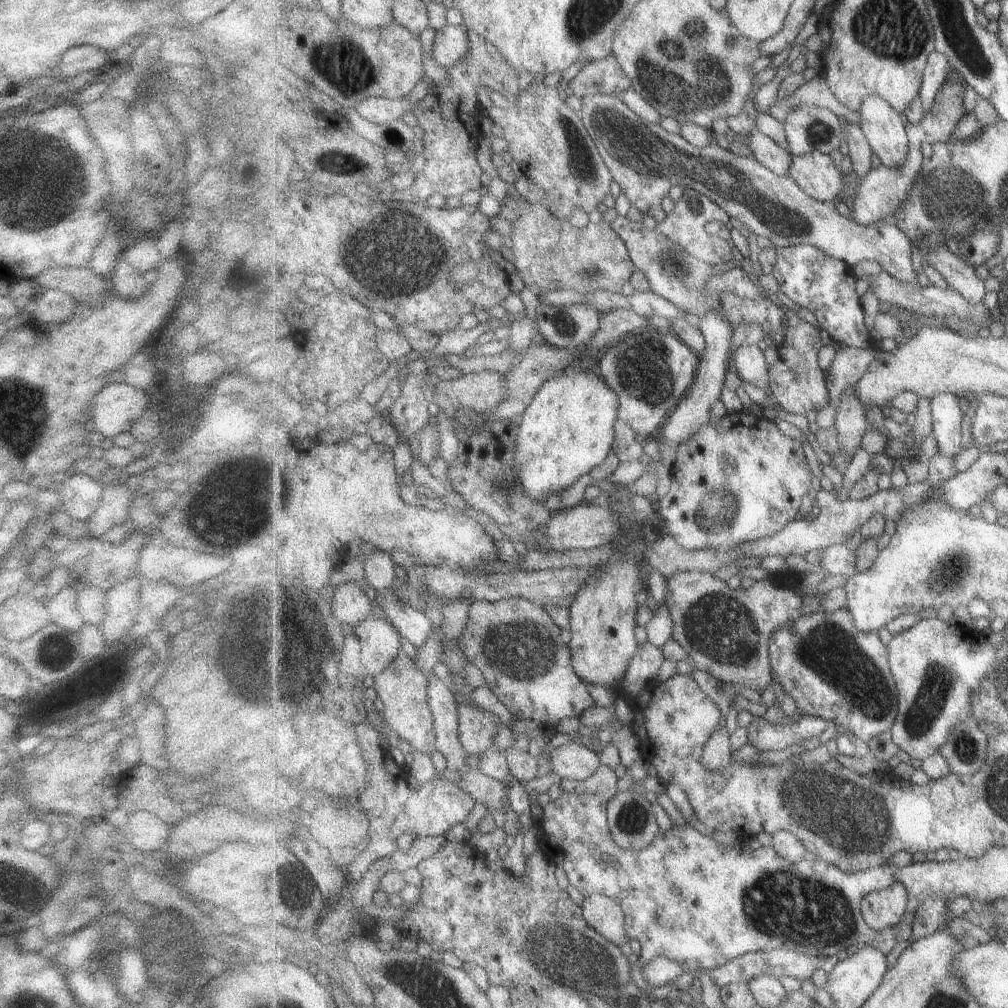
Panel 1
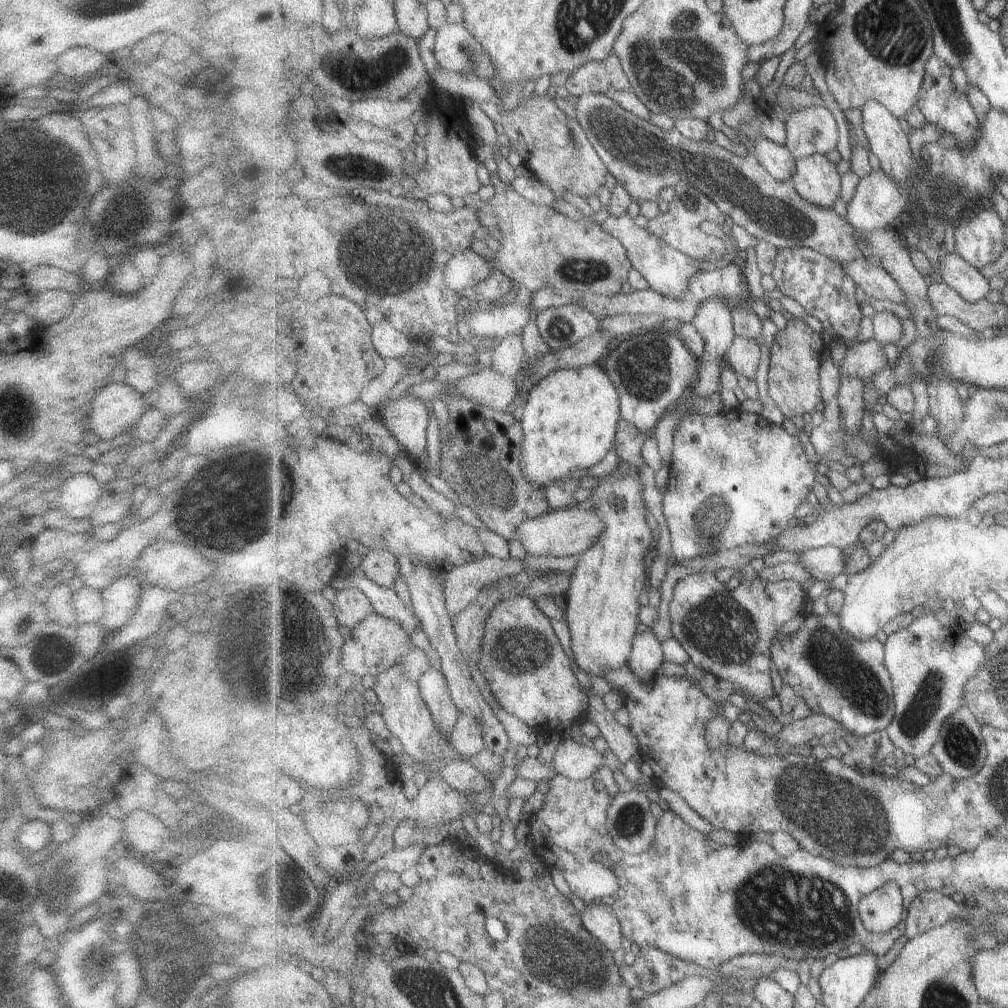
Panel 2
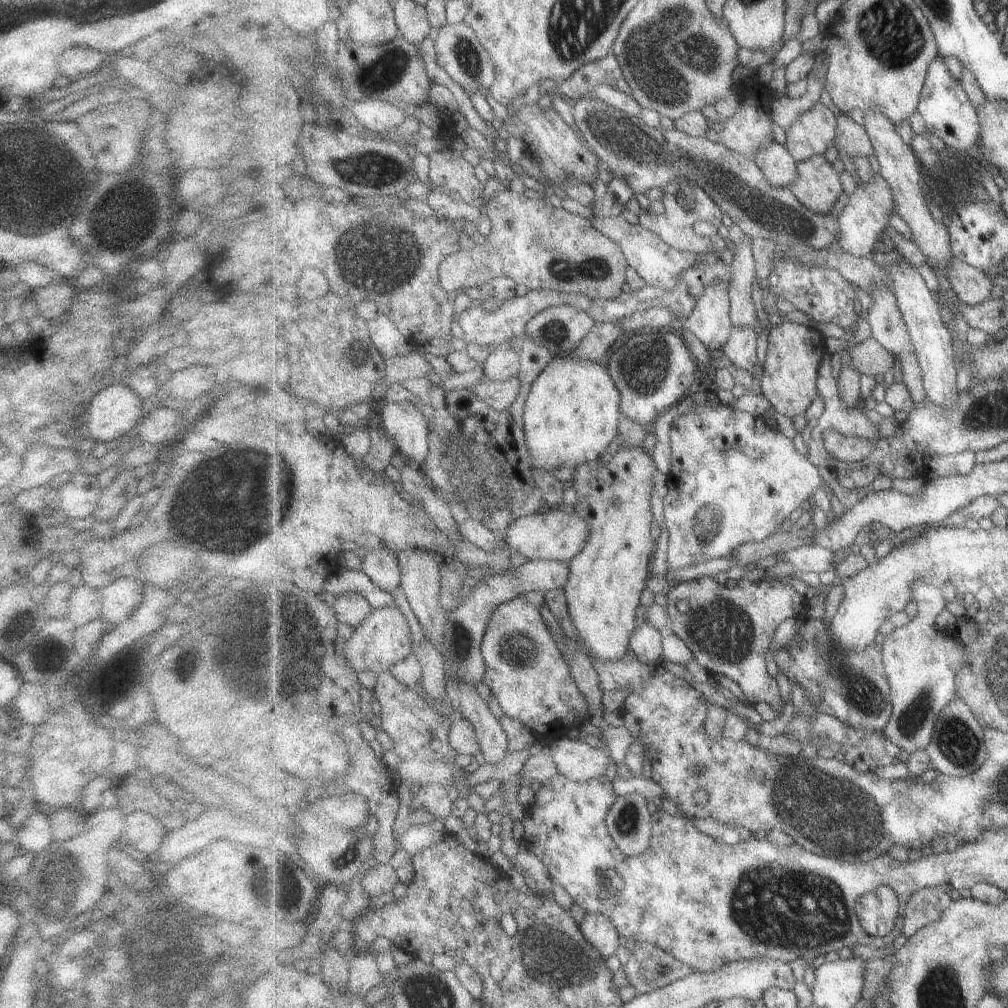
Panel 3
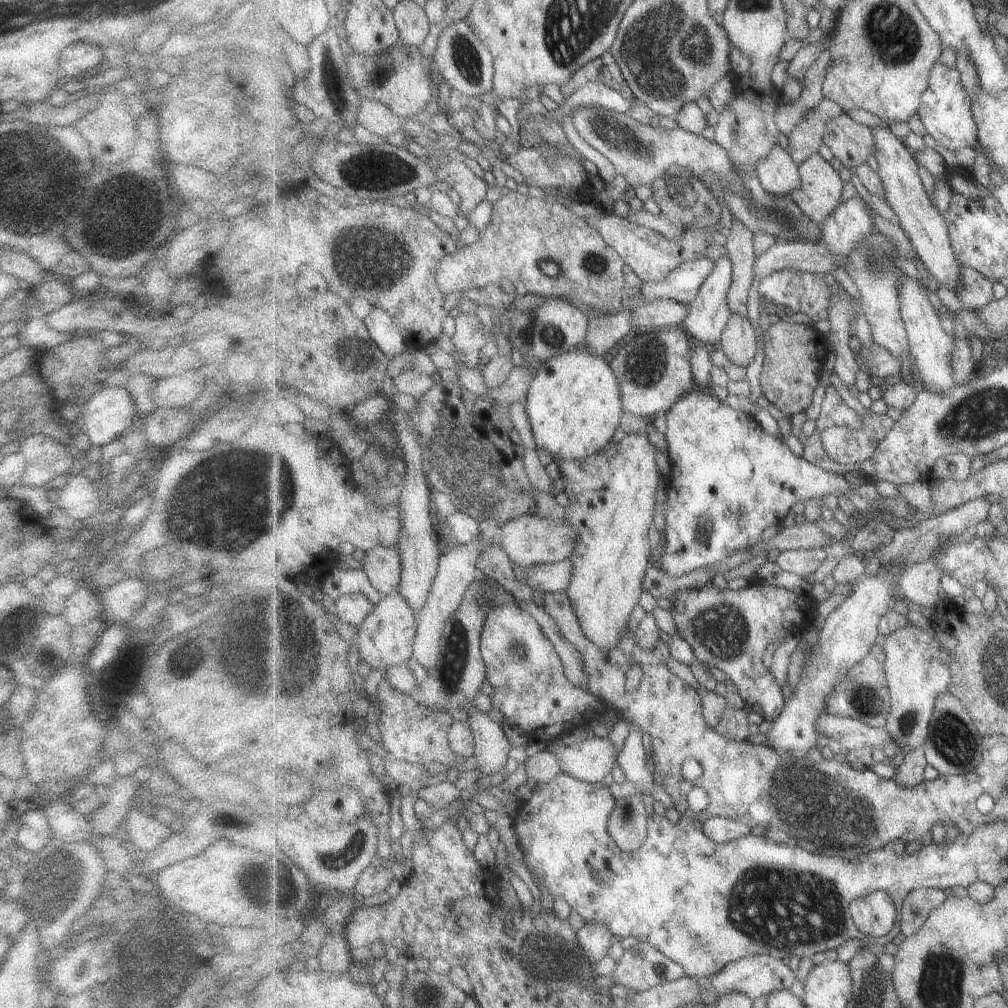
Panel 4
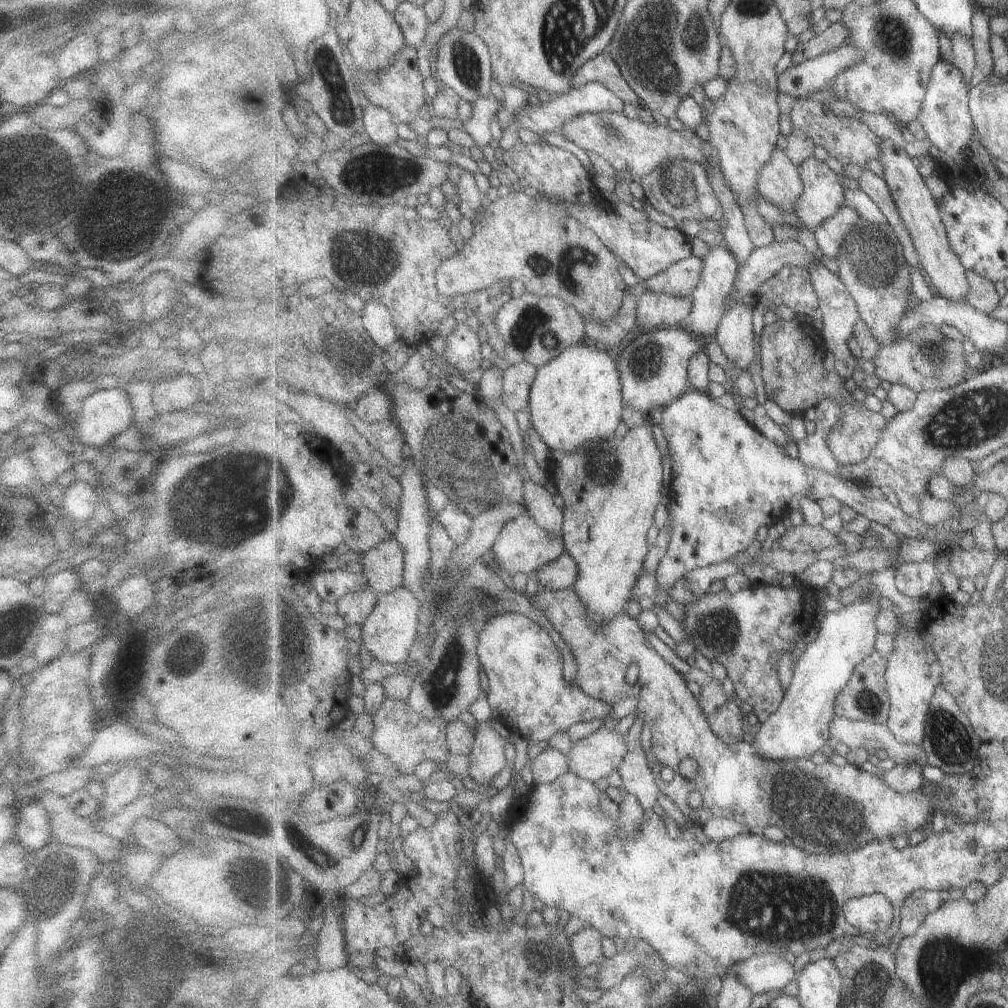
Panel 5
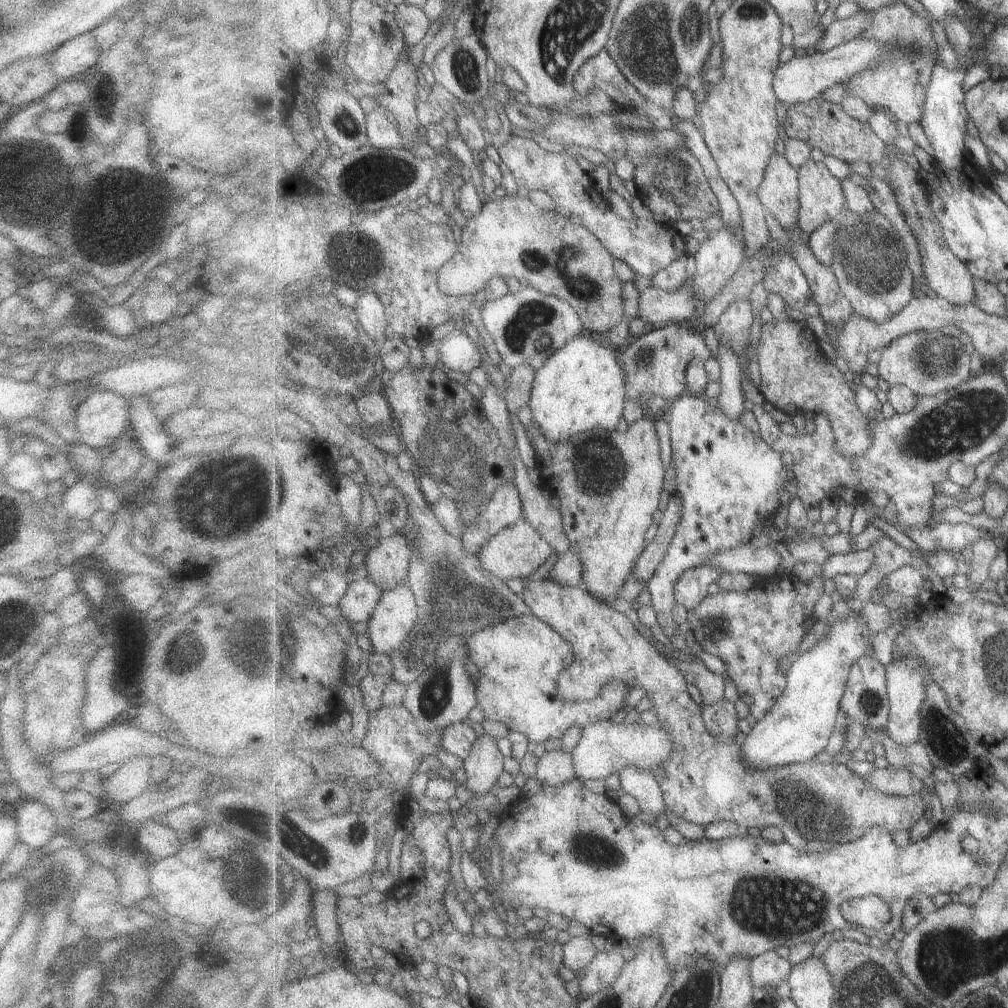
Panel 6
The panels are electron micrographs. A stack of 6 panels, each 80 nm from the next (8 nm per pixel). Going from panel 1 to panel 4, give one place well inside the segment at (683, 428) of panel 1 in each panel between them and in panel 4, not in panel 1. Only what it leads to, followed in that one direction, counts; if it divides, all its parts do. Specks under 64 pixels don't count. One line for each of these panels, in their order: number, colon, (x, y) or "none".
2: (714, 321)
3: (711, 322)
4: (709, 313)

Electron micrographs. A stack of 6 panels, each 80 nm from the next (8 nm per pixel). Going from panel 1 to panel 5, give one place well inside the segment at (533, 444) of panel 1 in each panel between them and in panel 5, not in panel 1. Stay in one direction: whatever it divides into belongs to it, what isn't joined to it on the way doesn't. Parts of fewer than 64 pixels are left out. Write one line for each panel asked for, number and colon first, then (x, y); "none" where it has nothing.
2: (570, 421)
3: (573, 411)
4: (575, 402)
5: (577, 397)

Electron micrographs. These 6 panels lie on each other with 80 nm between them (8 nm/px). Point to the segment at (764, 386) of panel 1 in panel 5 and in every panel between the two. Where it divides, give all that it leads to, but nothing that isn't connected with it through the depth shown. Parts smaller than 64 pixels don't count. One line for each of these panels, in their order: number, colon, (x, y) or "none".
2: (744, 356)
3: (741, 350)
4: (739, 342)
5: (735, 337)

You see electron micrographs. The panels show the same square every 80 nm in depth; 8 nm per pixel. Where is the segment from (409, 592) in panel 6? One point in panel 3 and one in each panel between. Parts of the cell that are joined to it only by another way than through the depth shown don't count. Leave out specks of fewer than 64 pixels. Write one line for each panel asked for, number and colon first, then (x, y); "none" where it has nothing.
3: (384, 639)
4: (386, 639)
5: (389, 634)

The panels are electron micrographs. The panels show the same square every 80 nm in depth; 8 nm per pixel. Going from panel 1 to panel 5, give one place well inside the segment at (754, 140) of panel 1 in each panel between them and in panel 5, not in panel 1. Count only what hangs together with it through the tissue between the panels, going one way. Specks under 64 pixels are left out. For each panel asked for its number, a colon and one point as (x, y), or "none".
2: (777, 159)
3: (781, 169)
4: (779, 174)
5: (780, 182)

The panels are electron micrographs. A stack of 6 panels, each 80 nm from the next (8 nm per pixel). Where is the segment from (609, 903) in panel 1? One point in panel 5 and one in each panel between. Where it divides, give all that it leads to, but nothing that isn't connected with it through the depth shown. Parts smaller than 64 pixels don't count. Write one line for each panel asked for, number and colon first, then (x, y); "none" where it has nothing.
2: (598, 920)
3: (600, 932)
4: (594, 939)
5: (587, 947)

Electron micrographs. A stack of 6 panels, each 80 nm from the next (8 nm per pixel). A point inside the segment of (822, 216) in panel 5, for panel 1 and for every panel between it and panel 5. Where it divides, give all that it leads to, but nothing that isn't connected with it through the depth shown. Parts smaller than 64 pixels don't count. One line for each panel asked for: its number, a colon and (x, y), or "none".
1: (817, 175)
2: (816, 178)
3: (819, 185)
4: (820, 195)

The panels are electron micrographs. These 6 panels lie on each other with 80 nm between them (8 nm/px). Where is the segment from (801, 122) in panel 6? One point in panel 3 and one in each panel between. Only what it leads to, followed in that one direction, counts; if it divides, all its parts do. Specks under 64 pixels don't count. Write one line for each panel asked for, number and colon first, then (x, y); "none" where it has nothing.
3: (853, 139)
4: (852, 144)
5: (850, 141)

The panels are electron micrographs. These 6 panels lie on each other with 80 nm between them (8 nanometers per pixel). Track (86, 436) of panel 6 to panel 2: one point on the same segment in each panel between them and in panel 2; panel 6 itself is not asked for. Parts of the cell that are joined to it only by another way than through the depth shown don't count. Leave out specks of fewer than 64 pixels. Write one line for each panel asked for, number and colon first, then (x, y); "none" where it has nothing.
2: (116, 408)
3: (114, 411)
4: (110, 412)
5: (105, 414)

